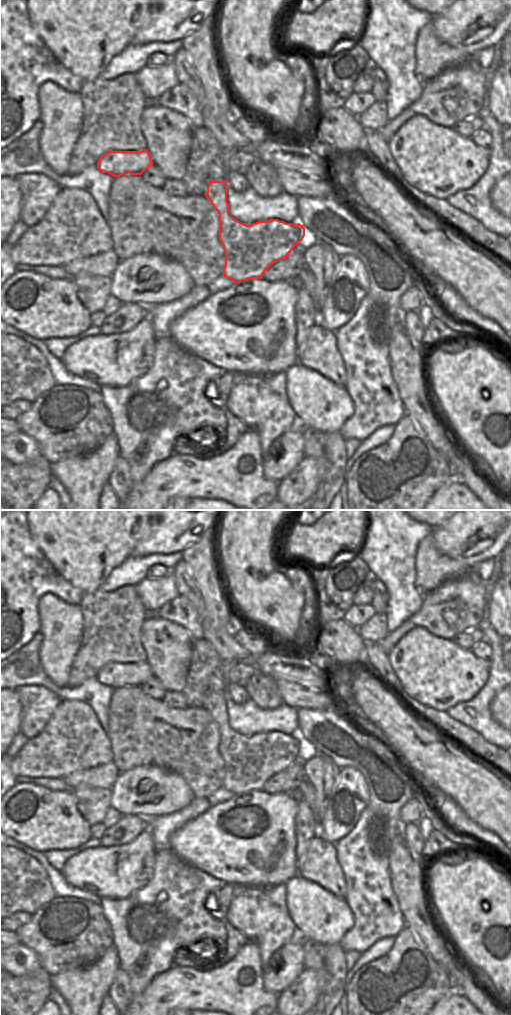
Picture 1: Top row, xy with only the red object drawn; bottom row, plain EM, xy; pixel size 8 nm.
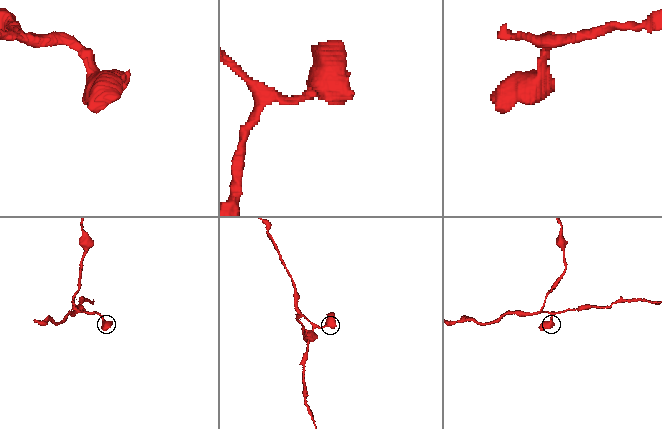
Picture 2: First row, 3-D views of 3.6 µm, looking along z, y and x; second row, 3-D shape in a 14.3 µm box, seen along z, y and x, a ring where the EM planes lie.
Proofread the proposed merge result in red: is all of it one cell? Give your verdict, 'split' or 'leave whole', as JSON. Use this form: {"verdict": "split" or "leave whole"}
{"verdict": "leave whole"}

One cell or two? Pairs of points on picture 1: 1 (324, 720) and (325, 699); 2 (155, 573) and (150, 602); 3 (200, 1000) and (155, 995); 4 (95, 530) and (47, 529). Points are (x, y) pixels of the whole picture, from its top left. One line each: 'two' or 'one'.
1: two
2: two
3: one
4: one

